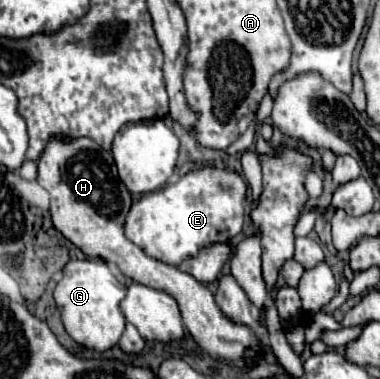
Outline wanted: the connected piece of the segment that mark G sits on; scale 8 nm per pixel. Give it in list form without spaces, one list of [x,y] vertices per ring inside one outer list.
[[[72,259],[62,269],[62,279],[54,289],[54,299],[62,315],[62,323],[68,335],[90,349],[106,351],[120,343],[120,335],[126,329],[126,319],[120,311],[120,301],[126,297],[128,278],[116,279],[108,263],[102,259]]]

